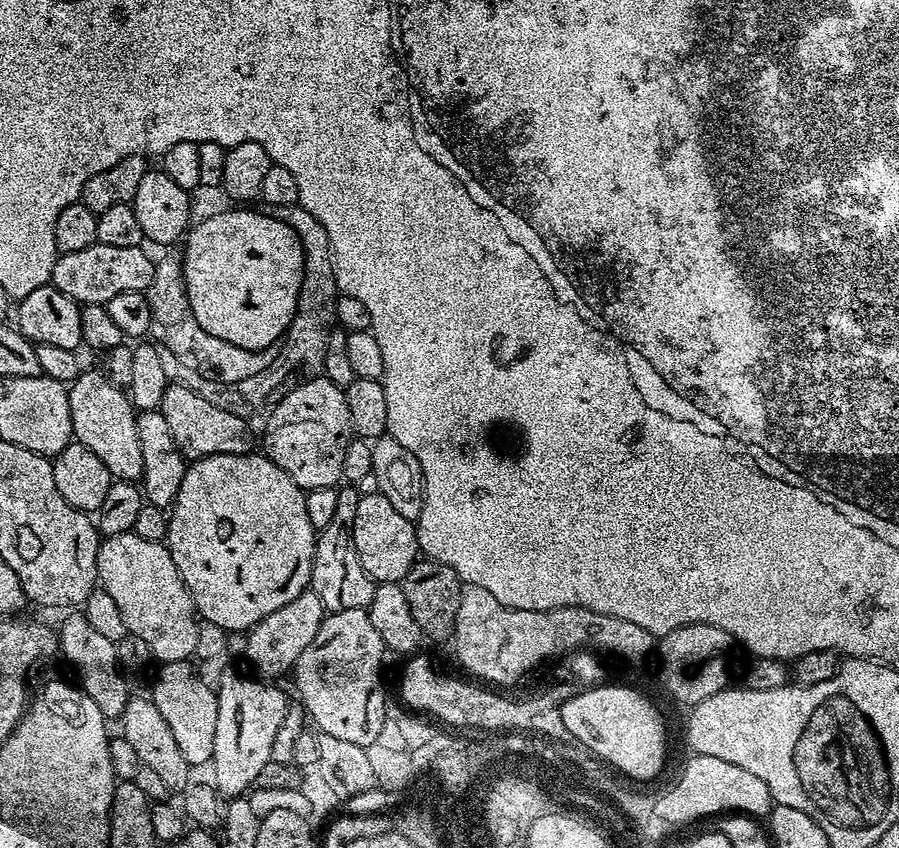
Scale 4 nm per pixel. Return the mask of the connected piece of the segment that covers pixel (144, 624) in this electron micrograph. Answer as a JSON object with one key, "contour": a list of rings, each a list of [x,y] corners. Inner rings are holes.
{"contour":[[[131,531],[103,537],[98,550],[96,579],[99,587],[114,598],[118,611],[122,613],[122,622],[126,622],[128,627],[128,635],[142,638],[161,665],[188,660],[193,655],[194,641],[198,638],[198,613],[182,582],[182,574],[178,574],[178,566],[174,566],[174,558],[170,558],[163,543],[146,542],[146,538],[138,538]]]}

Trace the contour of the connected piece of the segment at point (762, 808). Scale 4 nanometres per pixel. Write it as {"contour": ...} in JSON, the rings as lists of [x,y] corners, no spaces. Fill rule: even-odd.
{"contour":[[[693,755],[691,759],[680,777],[675,777],[671,796],[664,797],[659,804],[659,813],[668,817],[670,823],[688,820],[688,816],[700,816],[703,812],[764,818],[772,811],[774,801],[766,782],[750,774],[750,770],[742,770],[742,766],[734,766],[734,762],[722,762],[722,758]]]}

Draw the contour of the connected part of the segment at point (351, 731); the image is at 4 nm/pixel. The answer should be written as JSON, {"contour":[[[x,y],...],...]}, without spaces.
{"contour":[[[342,610],[325,615],[322,626],[318,626],[318,634],[302,650],[294,669],[296,688],[300,691],[299,703],[302,705],[307,719],[317,724],[321,733],[334,735],[345,742],[367,746],[378,738],[382,731],[386,711],[384,711],[384,676],[380,667],[384,664],[386,649],[382,638],[378,638],[378,630],[374,630],[374,622],[370,622],[365,610]]]}

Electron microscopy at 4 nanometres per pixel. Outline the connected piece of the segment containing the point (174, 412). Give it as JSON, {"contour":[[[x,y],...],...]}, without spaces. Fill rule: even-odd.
{"contour":[[[169,383],[162,394],[162,402],[158,411],[164,415],[170,426],[170,434],[174,434],[177,448],[188,458],[199,458],[212,454],[248,454],[253,451],[252,432],[248,429],[249,421],[238,414],[227,413],[217,406],[210,405],[187,383]]]}

